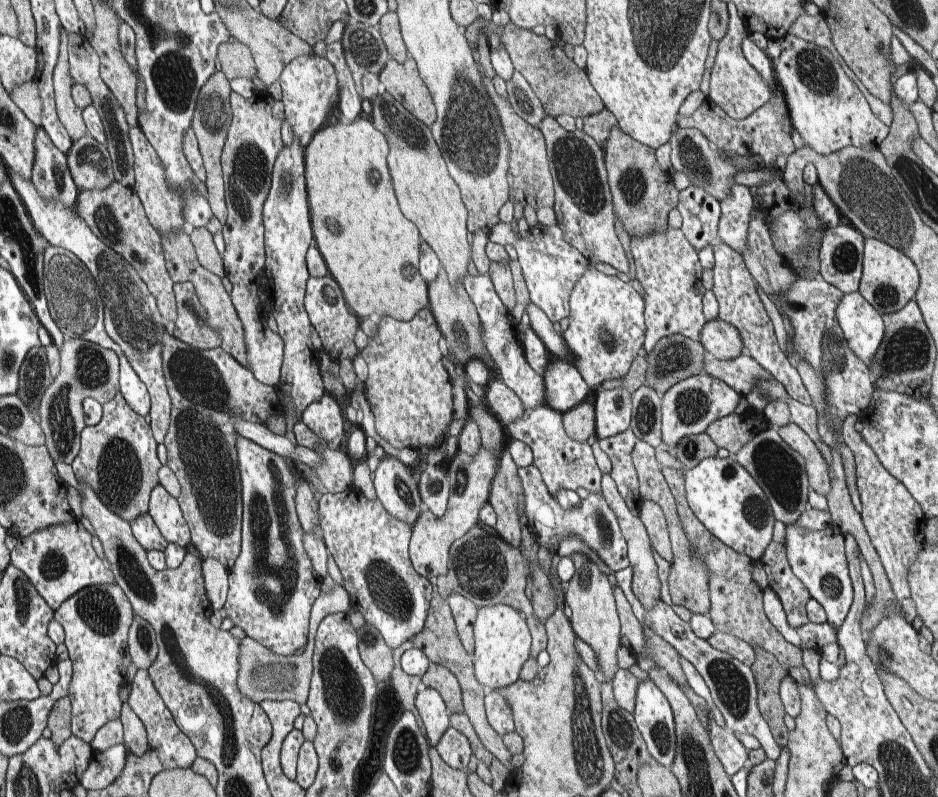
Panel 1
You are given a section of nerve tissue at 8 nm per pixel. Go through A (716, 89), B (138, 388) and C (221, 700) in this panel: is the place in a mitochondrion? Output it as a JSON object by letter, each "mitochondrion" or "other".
{"A":"other","B":"other","C":"mitochondrion"}

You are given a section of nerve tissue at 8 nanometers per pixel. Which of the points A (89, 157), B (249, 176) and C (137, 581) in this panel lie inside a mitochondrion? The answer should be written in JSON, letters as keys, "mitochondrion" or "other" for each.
{"A":"mitochondrion","B":"mitochondrion","C":"mitochondrion"}

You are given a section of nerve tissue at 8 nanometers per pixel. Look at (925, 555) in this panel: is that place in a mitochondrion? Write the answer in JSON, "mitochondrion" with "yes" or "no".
{"mitochondrion":"no"}

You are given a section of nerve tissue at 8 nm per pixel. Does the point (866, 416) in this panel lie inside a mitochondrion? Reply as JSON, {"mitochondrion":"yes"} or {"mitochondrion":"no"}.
{"mitochondrion":"no"}

